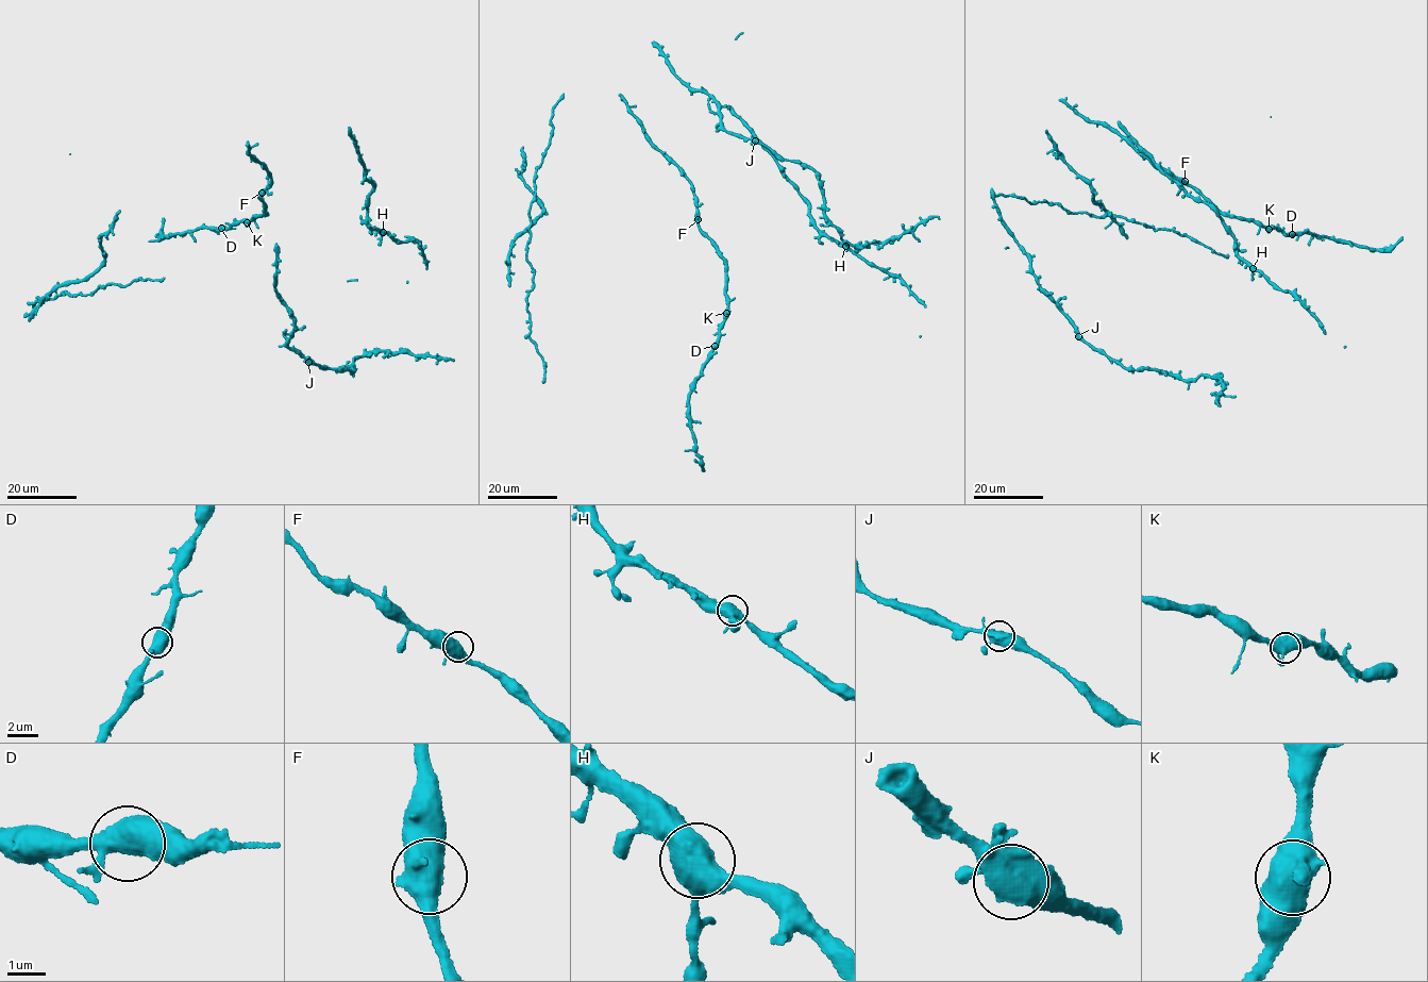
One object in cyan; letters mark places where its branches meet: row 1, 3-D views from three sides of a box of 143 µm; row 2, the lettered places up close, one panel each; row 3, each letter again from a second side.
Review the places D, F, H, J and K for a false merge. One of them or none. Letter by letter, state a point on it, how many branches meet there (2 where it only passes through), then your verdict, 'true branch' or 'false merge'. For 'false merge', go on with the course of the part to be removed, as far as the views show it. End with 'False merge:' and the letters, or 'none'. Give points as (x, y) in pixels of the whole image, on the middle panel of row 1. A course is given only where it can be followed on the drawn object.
D: (715, 346) | 3 | true branch
F: (698, 219) | 3 | true branch
H: (845, 246) | 3 | true branch
J: (755, 140) | 3 | true branch
K: (726, 313) | 3 | true branch
False merge: none

